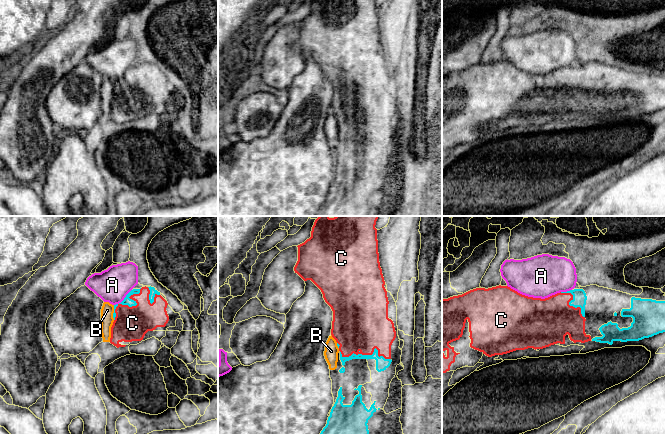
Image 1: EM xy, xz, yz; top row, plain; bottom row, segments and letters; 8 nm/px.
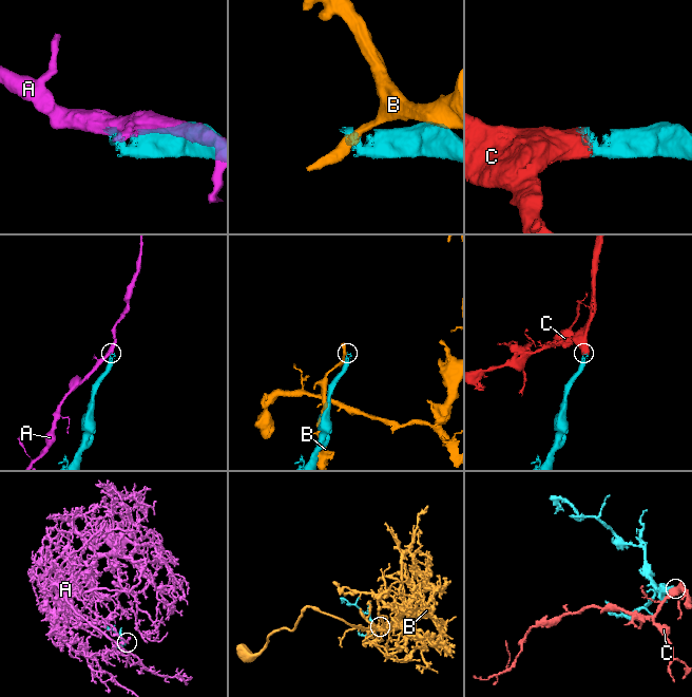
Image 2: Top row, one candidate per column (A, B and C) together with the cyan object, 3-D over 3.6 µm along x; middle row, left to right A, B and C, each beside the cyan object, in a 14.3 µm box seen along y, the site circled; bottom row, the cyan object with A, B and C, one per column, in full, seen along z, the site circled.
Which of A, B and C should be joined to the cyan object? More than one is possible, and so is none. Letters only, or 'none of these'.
C

